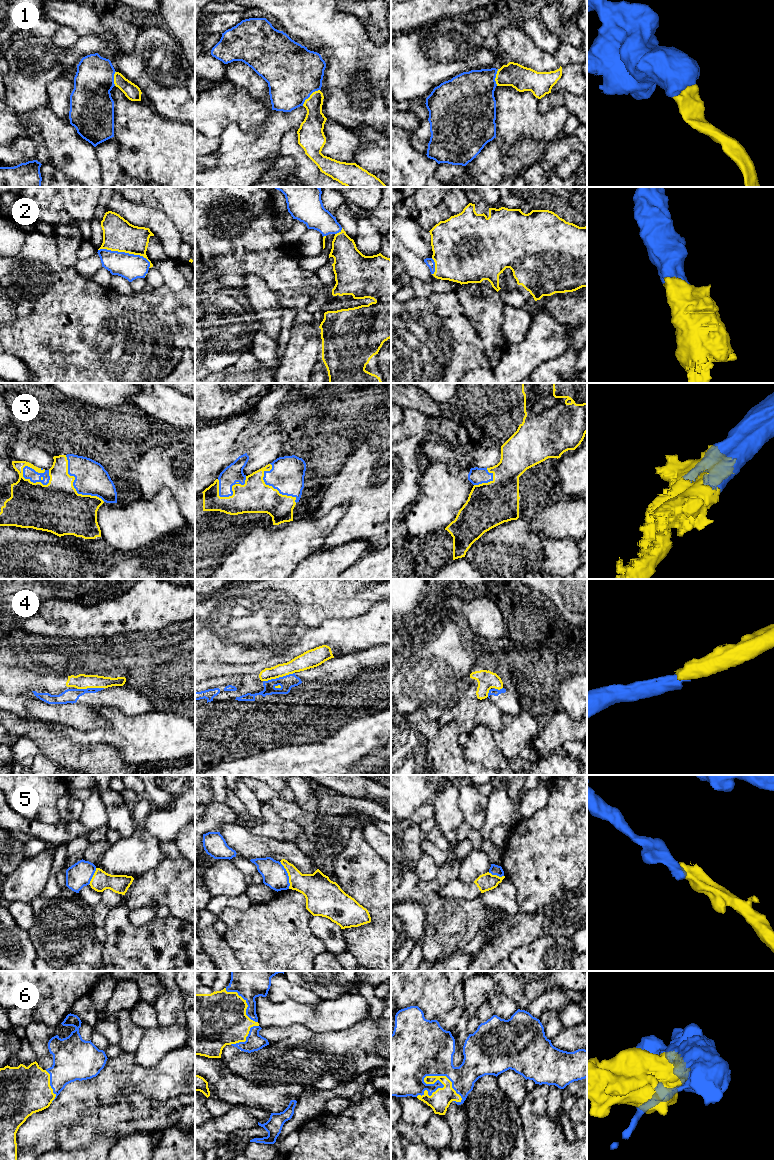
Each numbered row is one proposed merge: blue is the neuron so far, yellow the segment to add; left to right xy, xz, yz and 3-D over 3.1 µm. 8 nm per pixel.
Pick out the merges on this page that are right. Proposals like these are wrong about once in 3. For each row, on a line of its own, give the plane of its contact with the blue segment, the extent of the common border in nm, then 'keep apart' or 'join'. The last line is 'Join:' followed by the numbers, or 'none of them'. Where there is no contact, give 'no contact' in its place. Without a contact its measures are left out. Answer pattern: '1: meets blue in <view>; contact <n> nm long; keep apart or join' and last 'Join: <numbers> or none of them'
1: meets blue in xz; contact 190 nm long; join
2: meets blue in xy; contact 440 nm long; join
3: meets blue in xy; contact 260 nm long; join
4: meets blue in xz; contact 260 nm long; keep apart
5: meets blue in xz; contact 240 nm long; keep apart
6: meets blue in yz; contact 380 nm long; join
Join: 1, 2, 3, 6

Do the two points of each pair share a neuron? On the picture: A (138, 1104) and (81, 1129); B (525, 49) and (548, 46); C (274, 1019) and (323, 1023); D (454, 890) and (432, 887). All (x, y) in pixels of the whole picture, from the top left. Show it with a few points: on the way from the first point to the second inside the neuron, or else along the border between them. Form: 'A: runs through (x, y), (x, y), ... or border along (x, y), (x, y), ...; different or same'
A: runs through (124, 1116), (121, 1119), (104, 1119), (95, 1122); same
B: border along (524, 28), (525, 34), (538, 47), (553, 56); different
C: runs through (286, 1016), (311, 1016); same
D: border along (457, 877), (450, 880), (438, 892); different

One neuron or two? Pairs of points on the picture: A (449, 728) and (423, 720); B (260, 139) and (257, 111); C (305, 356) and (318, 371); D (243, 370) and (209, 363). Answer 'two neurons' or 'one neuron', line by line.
A: one neuron
B: two neurons
C: two neurons
D: two neurons

